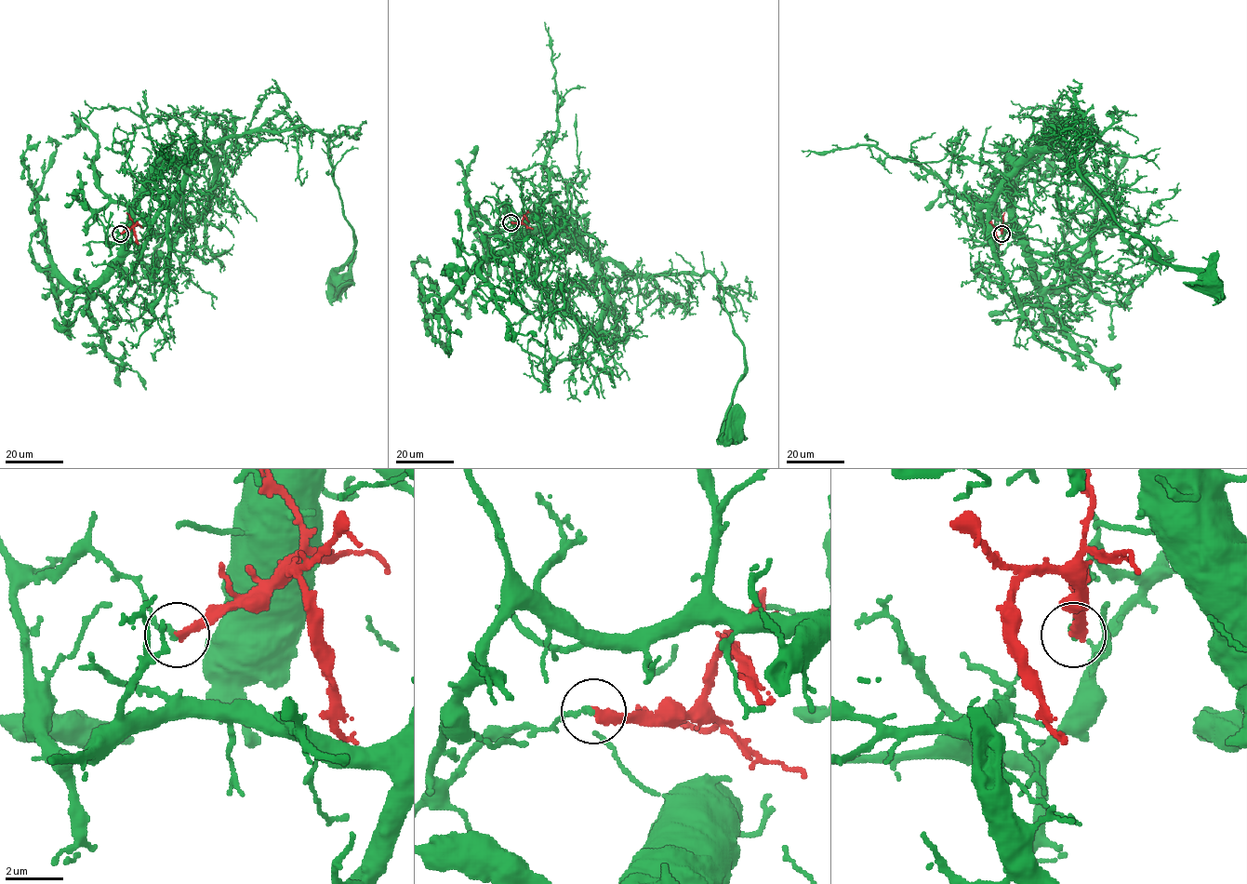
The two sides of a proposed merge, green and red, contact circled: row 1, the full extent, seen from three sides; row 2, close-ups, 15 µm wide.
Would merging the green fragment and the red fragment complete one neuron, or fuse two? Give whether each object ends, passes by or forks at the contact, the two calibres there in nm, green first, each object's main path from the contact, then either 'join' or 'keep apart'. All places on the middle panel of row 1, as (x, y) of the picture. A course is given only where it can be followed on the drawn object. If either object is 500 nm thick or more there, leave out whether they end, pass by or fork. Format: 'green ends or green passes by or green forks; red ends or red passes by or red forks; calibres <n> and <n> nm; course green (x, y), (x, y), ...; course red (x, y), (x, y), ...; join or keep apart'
green ends; red ends; calibres 180 and 320 nm; course green (511, 222), (495, 229), (502, 213), (550, 200), (603, 261), (641, 274), (711, 274), (743, 346), (732, 428); course red (511, 222), (520, 222), (524, 217), (529, 220); join

